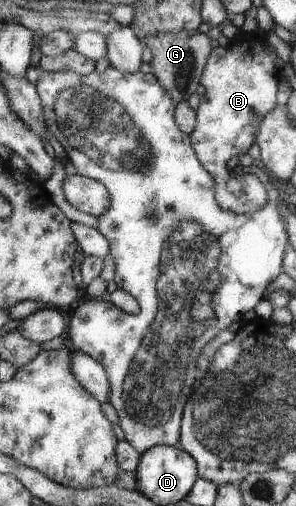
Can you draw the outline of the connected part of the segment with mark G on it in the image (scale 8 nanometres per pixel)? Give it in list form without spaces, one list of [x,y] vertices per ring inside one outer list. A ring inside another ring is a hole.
[[[197,30],[191,32],[180,31],[179,33],[158,32],[155,35],[142,37],[142,44],[150,50],[153,55],[149,65],[152,68],[150,72],[159,83],[159,86],[168,94],[171,102],[176,105],[181,101],[187,101],[189,96],[195,92],[197,85],[200,84],[200,76],[203,72],[206,58],[212,48],[209,45],[210,38],[205,33],[199,33]]]

